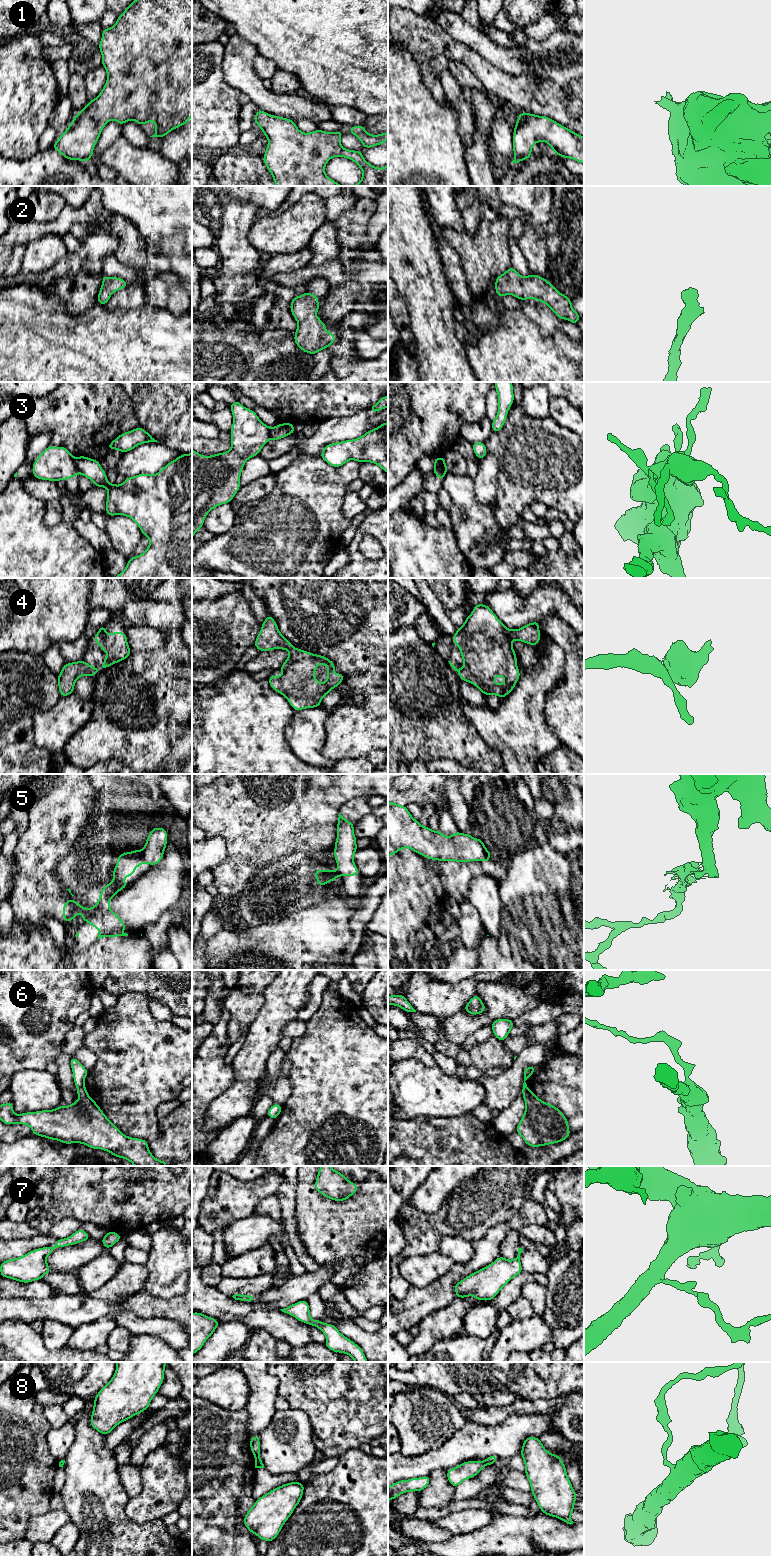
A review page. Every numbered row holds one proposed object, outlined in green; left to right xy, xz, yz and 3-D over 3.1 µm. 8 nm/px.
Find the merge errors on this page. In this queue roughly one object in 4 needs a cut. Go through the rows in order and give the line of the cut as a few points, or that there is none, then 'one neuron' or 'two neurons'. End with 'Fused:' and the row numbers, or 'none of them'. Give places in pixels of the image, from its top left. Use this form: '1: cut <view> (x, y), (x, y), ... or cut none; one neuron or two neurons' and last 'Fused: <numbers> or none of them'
1: cut none; one neuron
2: cut none; one neuron
3: cut yz (436, 458), (436, 461), (446, 472); two neurons
4: cut none; one neuron
5: cut xy (141, 850), (142, 856), (147, 862); two neurons
6: cut none; one neuron
7: cut none; one neuron
8: cut xz (259, 1457), (255, 1459); two neurons
Fused: 3, 5, 8

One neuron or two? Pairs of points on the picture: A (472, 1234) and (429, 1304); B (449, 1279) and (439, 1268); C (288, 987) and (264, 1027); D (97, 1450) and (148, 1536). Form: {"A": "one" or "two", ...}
{"A": "two", "B": "two", "C": "one", "D": "one"}

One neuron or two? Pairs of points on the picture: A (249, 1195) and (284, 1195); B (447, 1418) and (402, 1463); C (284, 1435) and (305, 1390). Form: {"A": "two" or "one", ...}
{"A": "two", "B": "two", "C": "two"}

